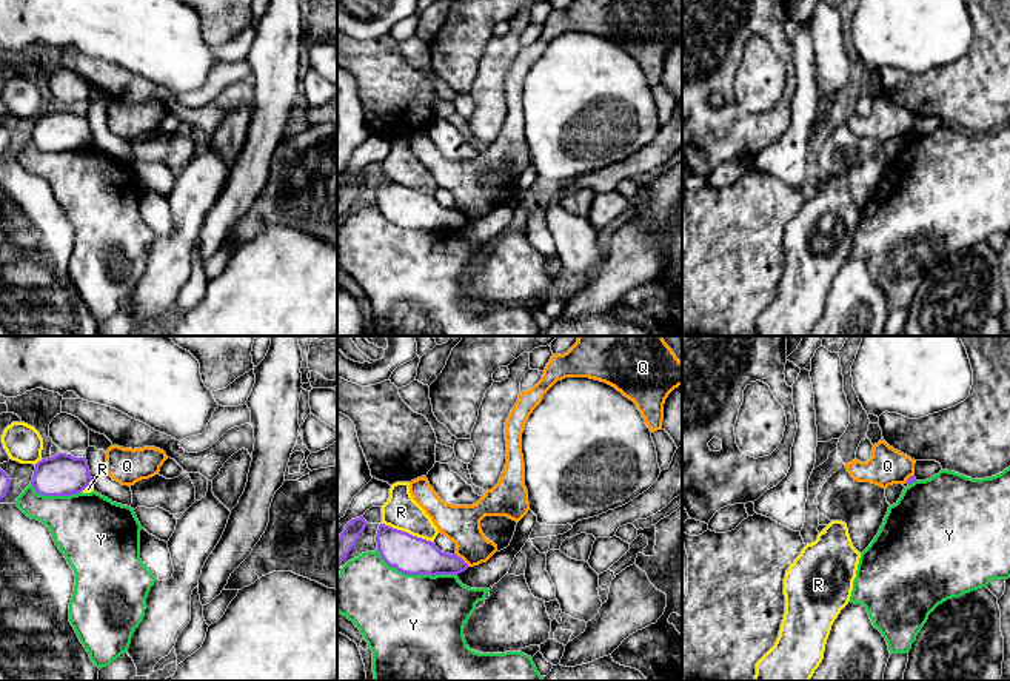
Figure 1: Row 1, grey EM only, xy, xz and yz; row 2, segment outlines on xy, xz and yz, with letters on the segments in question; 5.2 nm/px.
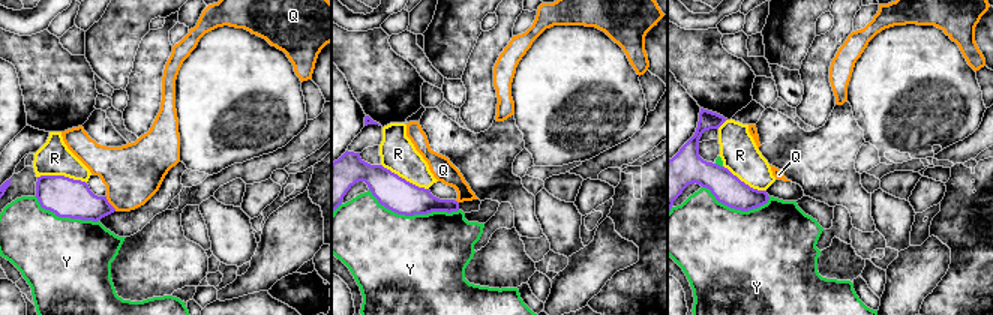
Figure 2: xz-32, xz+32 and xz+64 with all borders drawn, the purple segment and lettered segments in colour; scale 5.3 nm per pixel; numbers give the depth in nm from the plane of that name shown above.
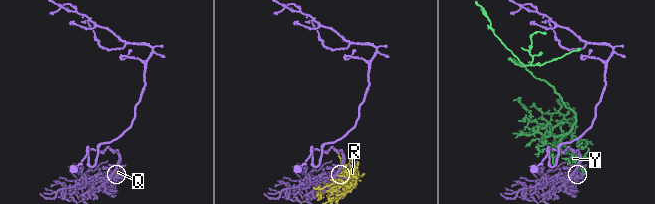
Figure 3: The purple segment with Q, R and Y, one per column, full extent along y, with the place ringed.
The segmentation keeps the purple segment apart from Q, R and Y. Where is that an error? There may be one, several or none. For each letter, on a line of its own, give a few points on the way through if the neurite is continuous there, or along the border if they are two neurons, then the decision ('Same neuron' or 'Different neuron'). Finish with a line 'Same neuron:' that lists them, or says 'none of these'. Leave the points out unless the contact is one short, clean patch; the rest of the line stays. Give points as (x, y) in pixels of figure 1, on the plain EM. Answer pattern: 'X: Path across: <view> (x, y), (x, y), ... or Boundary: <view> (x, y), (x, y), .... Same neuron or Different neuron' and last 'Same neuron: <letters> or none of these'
Q: Boundary: xz (456, 208), (468, 221). Different neuron
R: Different neuron
Y: Different neuron
Same neuron: none of these

